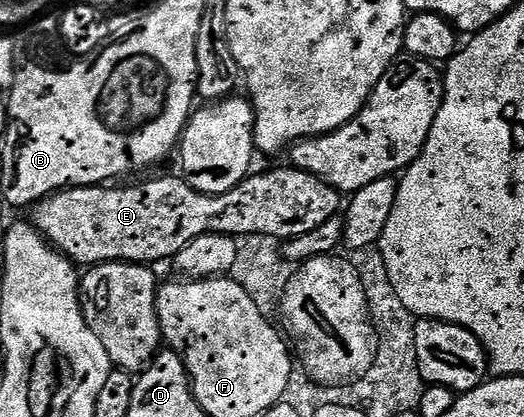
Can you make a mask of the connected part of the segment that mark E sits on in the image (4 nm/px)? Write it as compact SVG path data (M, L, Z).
M287 168L272 169L269 173L253 172L251 175L245 177L243 183L238 187L234 187L230 191L219 193L213 197L209 193L194 191L194 187L190 187L190 183L180 175L175 175L176 177L156 177L153 181L144 181L141 185L128 185L125 189L108 189L112 187L101 187L99 185L82 185L70 189L61 189L59 193L52 194L51 197L39 202L35 206L36 219L34 218L34 226L48 244L54 246L59 253L64 254L69 261L75 263L77 266L91 267L93 265L104 265L107 261L126 261L134 265L148 265L149 263L153 263L152 261L164 261L167 257L168 260L174 259L192 240L198 239L199 236L204 236L207 233L220 233L222 236L233 238L257 233L262 236L287 239L289 237L297 237L298 235L306 235L306 231L314 231L314 227L322 227L322 223L326 223L326 219L335 217L341 212L340 201L342 201L342 195L333 185L326 184L321 177L316 177L313 173L306 172L305 169Z

